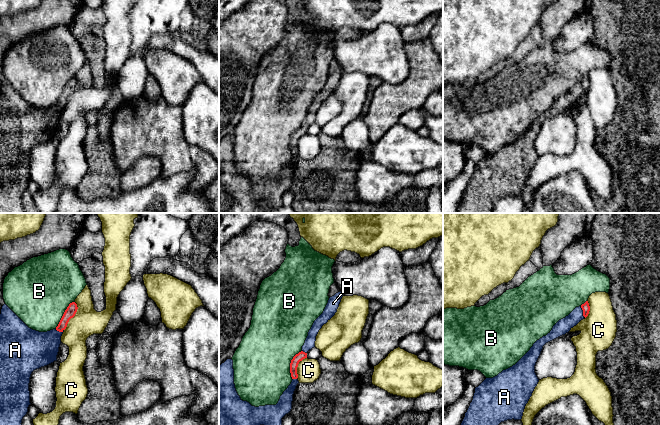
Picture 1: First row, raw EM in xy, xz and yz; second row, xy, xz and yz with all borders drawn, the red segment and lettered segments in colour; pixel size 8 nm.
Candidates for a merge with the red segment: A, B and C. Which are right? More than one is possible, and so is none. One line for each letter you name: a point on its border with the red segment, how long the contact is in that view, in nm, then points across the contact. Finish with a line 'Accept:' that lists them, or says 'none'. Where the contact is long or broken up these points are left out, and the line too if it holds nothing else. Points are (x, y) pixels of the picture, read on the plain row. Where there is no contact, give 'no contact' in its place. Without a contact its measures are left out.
A: yz (583, 87) | 90 nm | across yz (585, 83), (583, 87), (563, 102)
Accept: A

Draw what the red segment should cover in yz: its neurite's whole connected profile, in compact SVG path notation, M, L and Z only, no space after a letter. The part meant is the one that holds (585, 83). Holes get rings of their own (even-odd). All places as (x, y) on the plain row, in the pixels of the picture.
M588 77L559 96L546 111L512 143L493 154L486 154L478 163L458 207L458 213L491 213L495 204L507 196L521 196L526 180L539 155L535 141L543 122L568 109L589 90Z

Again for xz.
M341 67L330 73L323 89L314 97L302 127L291 136L290 149L293 156L276 181L255 183L243 177L234 160L233 136L227 135L219 142L219 213L270 213L257 209L260 201L274 207L282 206L282 194L292 185L293 170L299 159L298 140L315 123L319 106L335 91L342 73Z

